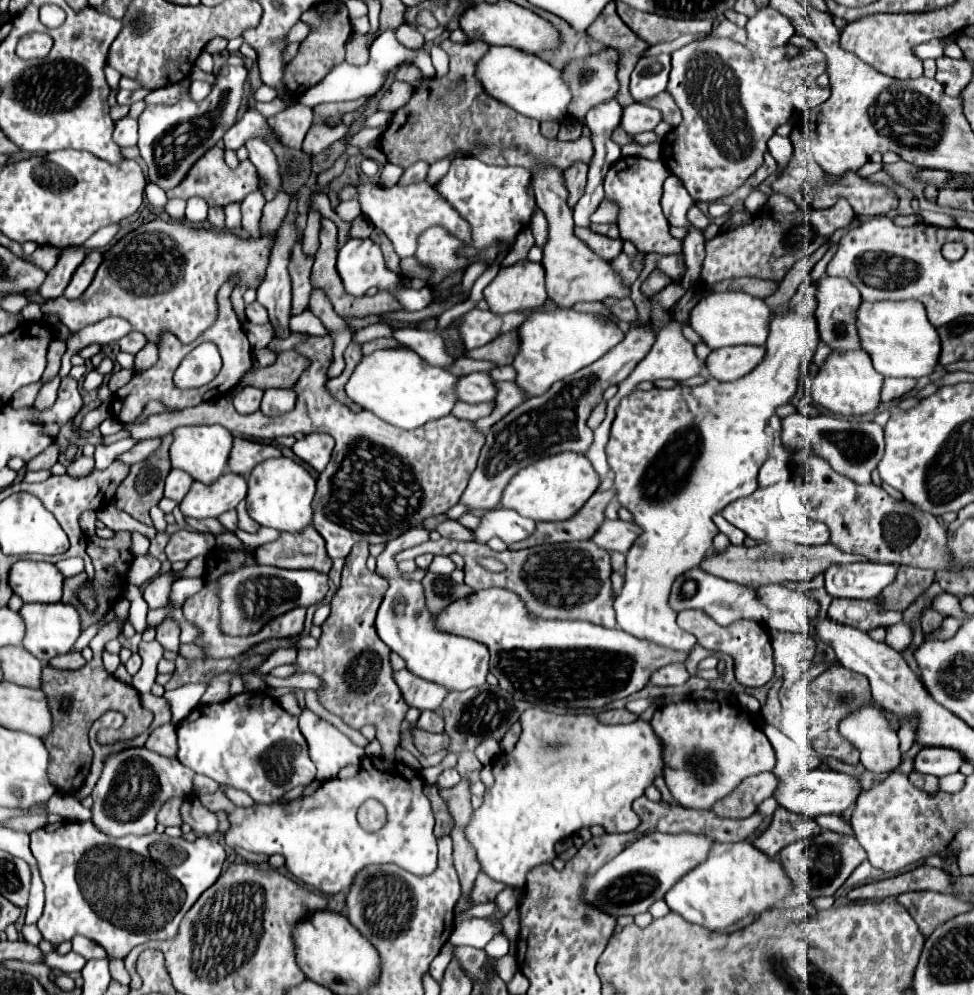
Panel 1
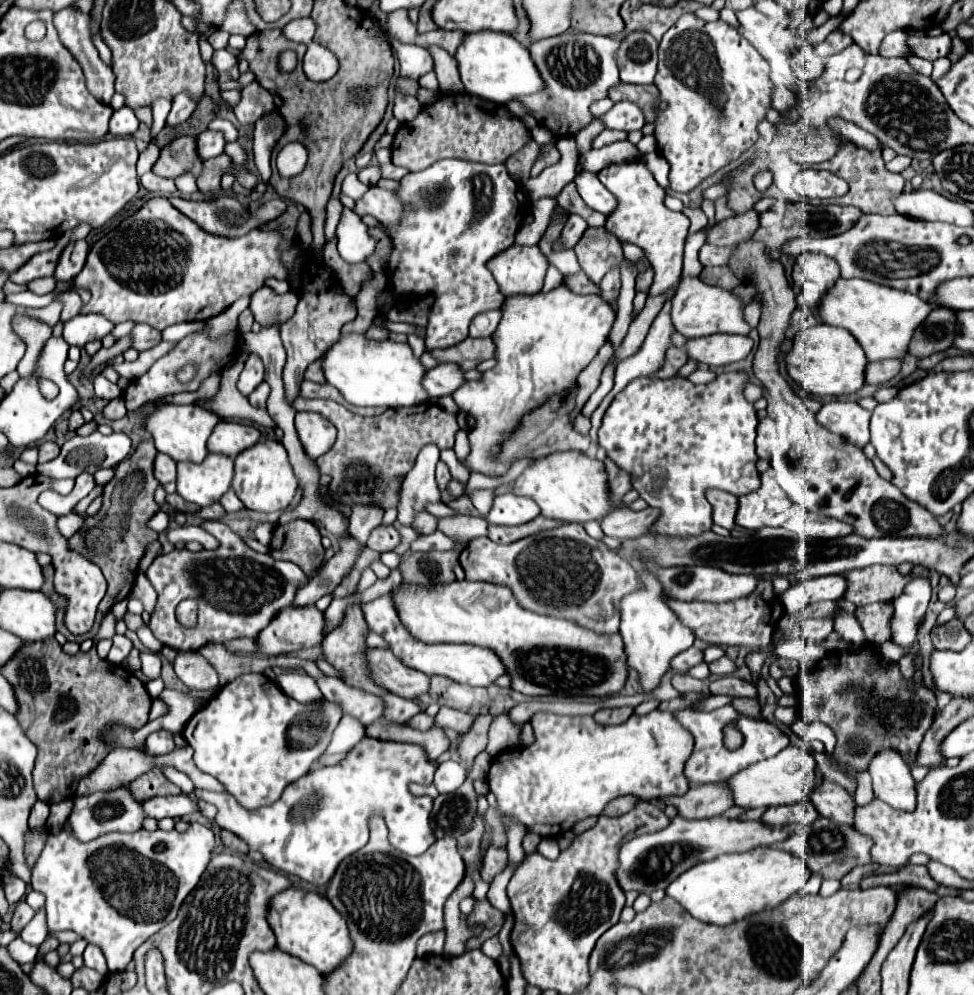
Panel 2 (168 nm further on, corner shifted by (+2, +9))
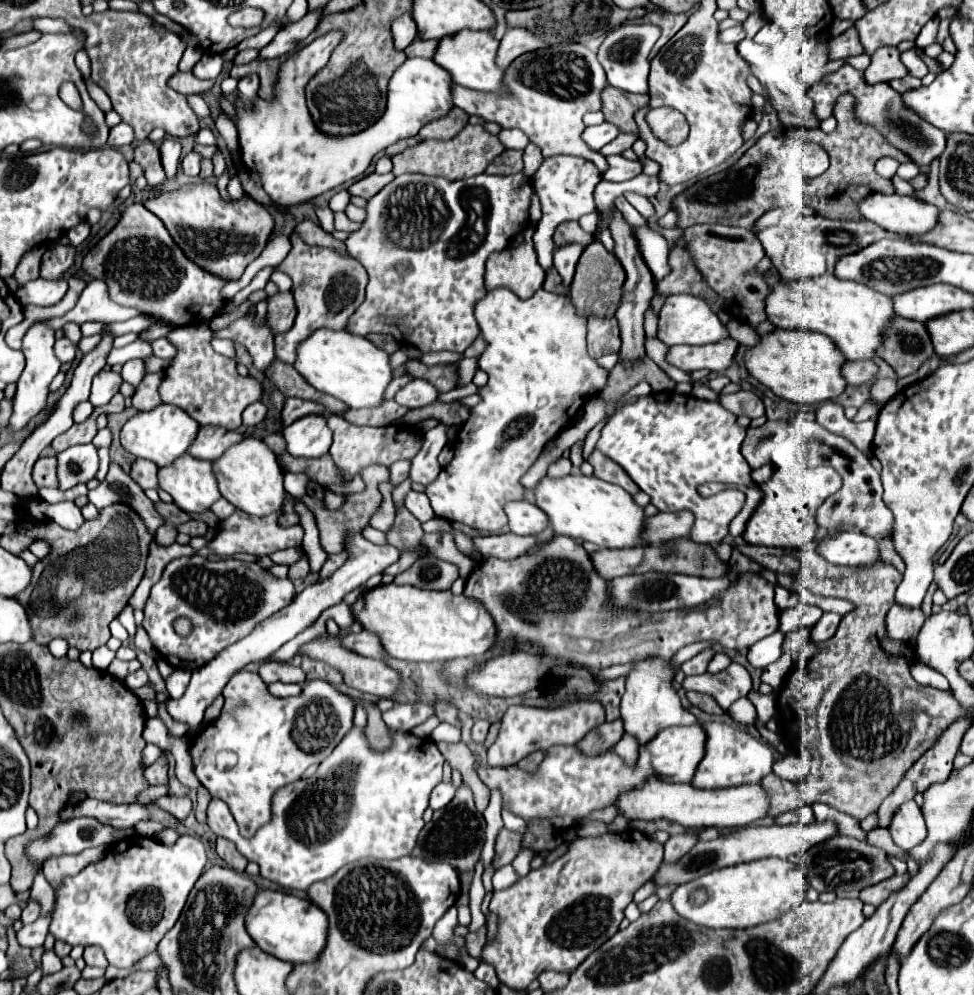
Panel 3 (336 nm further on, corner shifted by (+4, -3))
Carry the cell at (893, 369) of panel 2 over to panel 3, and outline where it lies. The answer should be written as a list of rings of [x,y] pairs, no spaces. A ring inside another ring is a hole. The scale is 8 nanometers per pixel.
[[[864,360],[864,362],[844,362],[844,368],[842,368],[842,374],[844,374],[844,380],[852,386],[856,384],[868,384],[874,376],[876,376],[878,368],[872,360]]]

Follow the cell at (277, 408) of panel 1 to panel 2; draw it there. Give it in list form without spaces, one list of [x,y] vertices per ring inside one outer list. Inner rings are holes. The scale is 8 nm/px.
[[[262,382],[262,384],[258,386],[258,390],[254,390],[254,392],[248,396],[248,400],[250,400],[250,404],[256,406],[256,408],[266,408],[268,396],[270,396],[270,384],[268,384],[268,382]]]

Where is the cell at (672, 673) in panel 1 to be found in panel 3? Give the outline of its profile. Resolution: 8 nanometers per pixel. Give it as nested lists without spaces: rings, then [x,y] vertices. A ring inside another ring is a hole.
[[[708,648],[708,650],[702,650],[698,656],[694,656],[692,660],[684,662],[680,668],[684,670],[686,676],[692,676],[692,674],[704,674],[706,668],[708,668],[708,662],[712,660],[712,656],[716,654],[714,648]]]

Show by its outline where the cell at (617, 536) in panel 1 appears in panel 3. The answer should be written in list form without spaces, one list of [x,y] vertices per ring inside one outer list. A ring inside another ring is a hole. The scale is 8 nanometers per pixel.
[[[690,510],[680,512],[658,512],[656,516],[646,520],[644,526],[644,538],[648,544],[668,542],[672,538],[688,536],[692,530],[694,514]]]

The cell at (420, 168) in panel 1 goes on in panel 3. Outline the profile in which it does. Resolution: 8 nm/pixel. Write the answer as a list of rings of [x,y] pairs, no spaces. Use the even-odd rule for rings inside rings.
[[[370,174],[370,176],[364,176],[360,180],[356,180],[352,186],[348,186],[348,192],[352,196],[362,196],[362,198],[372,198],[374,194],[378,194],[388,182],[394,180],[394,174]]]

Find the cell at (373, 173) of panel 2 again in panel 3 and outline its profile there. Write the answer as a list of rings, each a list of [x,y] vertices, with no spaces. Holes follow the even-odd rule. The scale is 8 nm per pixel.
[[[340,190],[338,194],[334,194],[332,196],[332,200],[330,200],[330,208],[332,208],[332,212],[343,212],[346,209],[346,204],[350,202],[350,194],[348,194],[348,190]]]

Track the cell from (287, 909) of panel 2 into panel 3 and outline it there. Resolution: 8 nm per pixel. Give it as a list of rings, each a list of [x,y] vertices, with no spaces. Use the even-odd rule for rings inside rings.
[[[260,890],[256,894],[256,902],[248,908],[246,914],[246,930],[250,938],[256,942],[260,950],[272,954],[280,960],[298,964],[298,962],[312,962],[322,952],[328,936],[328,918],[324,912],[314,906],[310,900],[274,892],[274,890]]]

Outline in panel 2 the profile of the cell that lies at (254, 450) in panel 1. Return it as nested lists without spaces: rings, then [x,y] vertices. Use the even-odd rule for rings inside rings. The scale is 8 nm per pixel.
[[[220,420],[218,426],[214,428],[214,434],[208,440],[208,450],[214,454],[224,454],[234,458],[236,454],[254,446],[260,438],[262,434],[254,426]]]

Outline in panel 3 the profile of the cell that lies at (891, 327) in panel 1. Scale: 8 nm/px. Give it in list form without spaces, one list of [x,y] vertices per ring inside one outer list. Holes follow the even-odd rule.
[[[824,274],[820,278],[800,278],[798,282],[780,280],[776,286],[770,288],[770,296],[766,298],[766,314],[768,322],[772,322],[776,328],[806,328],[812,332],[820,332],[828,336],[848,360],[862,360],[874,358],[876,348],[882,344],[884,330],[890,326],[894,310],[892,300],[872,290],[870,286],[852,280],[840,280],[834,274]]]

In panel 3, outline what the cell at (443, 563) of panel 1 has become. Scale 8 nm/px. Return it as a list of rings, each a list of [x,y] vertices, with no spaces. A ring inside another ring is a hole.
[[[512,502],[506,506],[508,528],[514,534],[534,536],[540,534],[548,526],[548,516],[530,502]]]

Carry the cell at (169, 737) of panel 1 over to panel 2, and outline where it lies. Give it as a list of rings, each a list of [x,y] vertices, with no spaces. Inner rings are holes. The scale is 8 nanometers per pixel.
[[[158,730],[158,732],[152,732],[148,738],[146,738],[146,752],[148,754],[166,754],[174,750],[174,738],[168,730]]]

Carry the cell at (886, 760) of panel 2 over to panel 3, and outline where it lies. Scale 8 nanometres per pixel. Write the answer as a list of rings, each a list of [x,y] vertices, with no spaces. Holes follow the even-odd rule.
[[[914,800],[906,802],[890,822],[890,834],[894,838],[894,844],[902,850],[912,850],[912,846],[920,846],[926,838],[926,824],[922,818],[920,808],[916,806]]]

